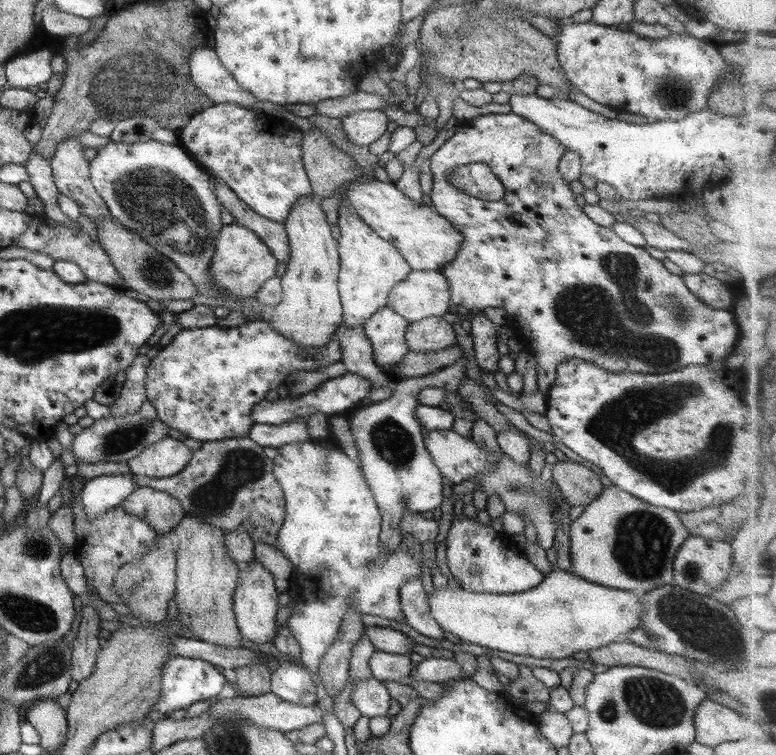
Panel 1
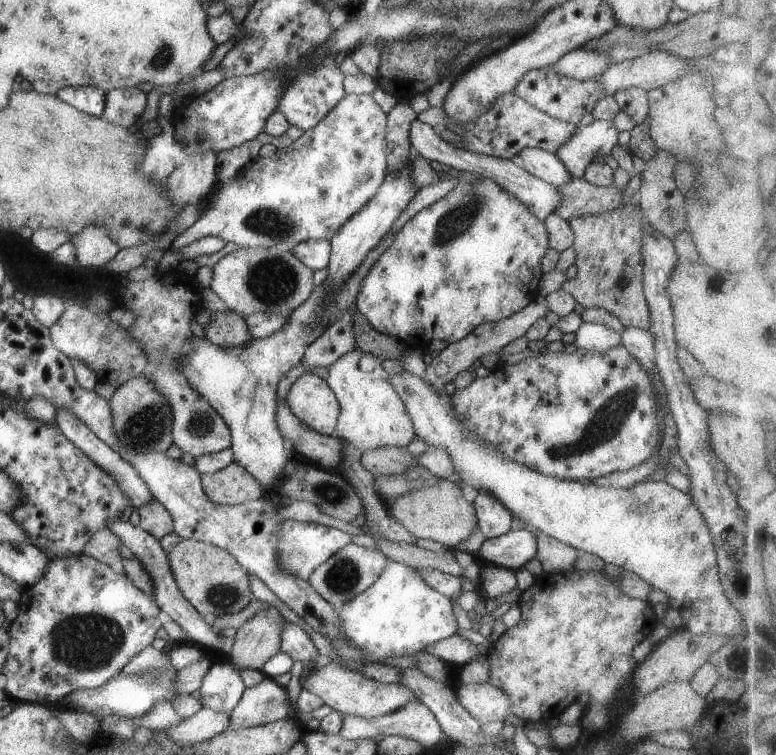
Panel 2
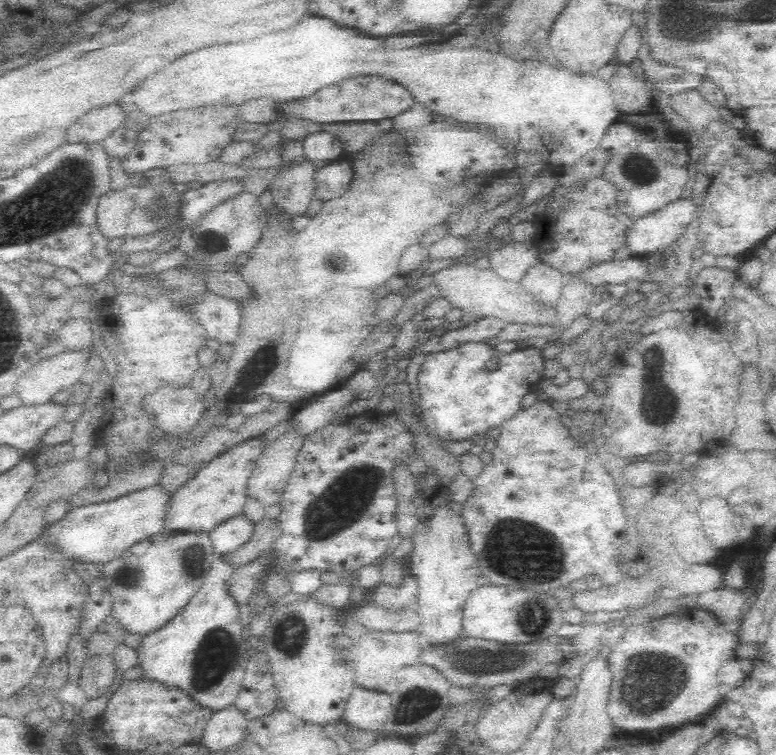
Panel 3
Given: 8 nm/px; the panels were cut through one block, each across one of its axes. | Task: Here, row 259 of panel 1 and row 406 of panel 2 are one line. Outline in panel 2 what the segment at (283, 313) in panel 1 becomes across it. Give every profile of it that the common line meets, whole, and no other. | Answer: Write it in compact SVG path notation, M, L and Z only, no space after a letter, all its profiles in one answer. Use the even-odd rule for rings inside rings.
M310 371L290 388L285 402L292 413L316 433L336 436L339 403L328 384Z

